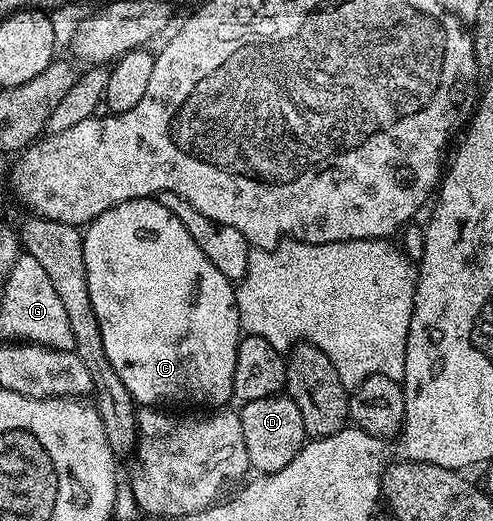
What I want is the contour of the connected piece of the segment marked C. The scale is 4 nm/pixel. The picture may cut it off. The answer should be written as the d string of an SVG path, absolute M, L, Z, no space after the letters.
M154 197L134 198L116 206L110 206L101 216L97 216L82 231L83 251L85 252L85 272L89 284L89 300L93 300L93 312L97 316L97 324L101 328L101 344L105 348L105 356L109 364L113 364L113 372L121 376L121 384L131 394L132 399L143 408L159 408L163 402L171 402L176 398L179 402L192 402L195 406L211 406L207 408L223 408L233 398L233 368L237 364L237 348L241 337L239 309L235 303L235 286L221 272L217 272L213 260L197 248L197 240L189 236L185 224L169 212Z

